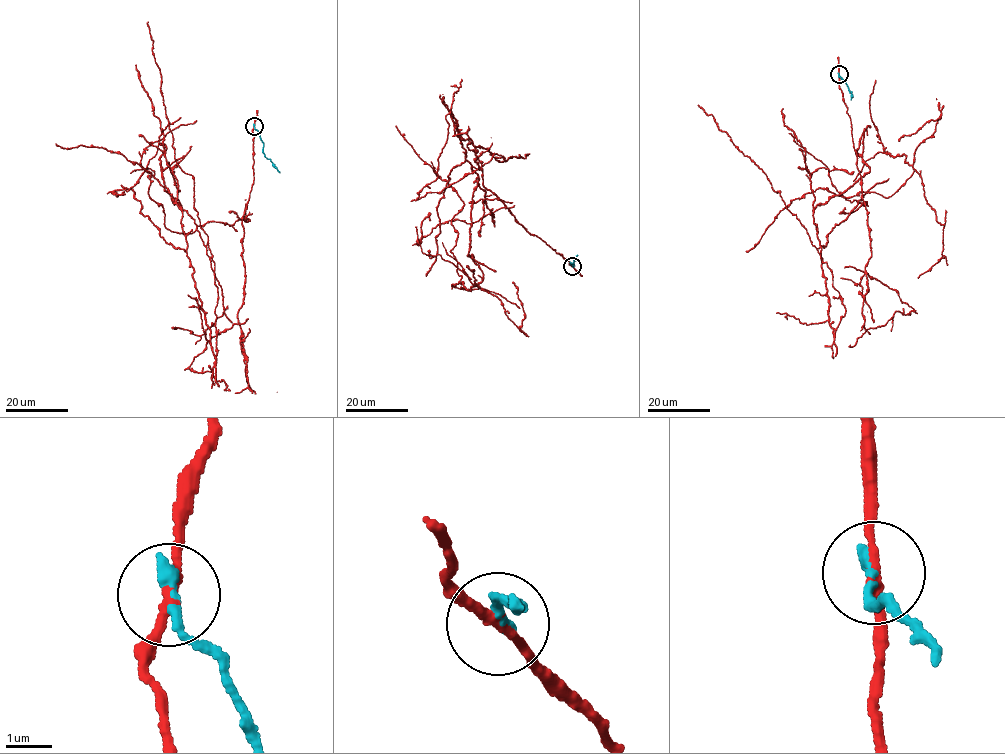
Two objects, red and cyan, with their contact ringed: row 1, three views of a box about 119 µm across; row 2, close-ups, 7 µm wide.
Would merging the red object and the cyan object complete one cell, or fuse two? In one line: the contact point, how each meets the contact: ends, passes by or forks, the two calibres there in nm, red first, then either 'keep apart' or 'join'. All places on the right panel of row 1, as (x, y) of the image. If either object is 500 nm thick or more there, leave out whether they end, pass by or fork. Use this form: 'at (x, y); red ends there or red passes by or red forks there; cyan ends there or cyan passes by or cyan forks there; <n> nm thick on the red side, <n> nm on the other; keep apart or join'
at (839, 74); red passes by; cyan ends there; 190 nm thick on the red side, 280 nm on the other; keep apart

